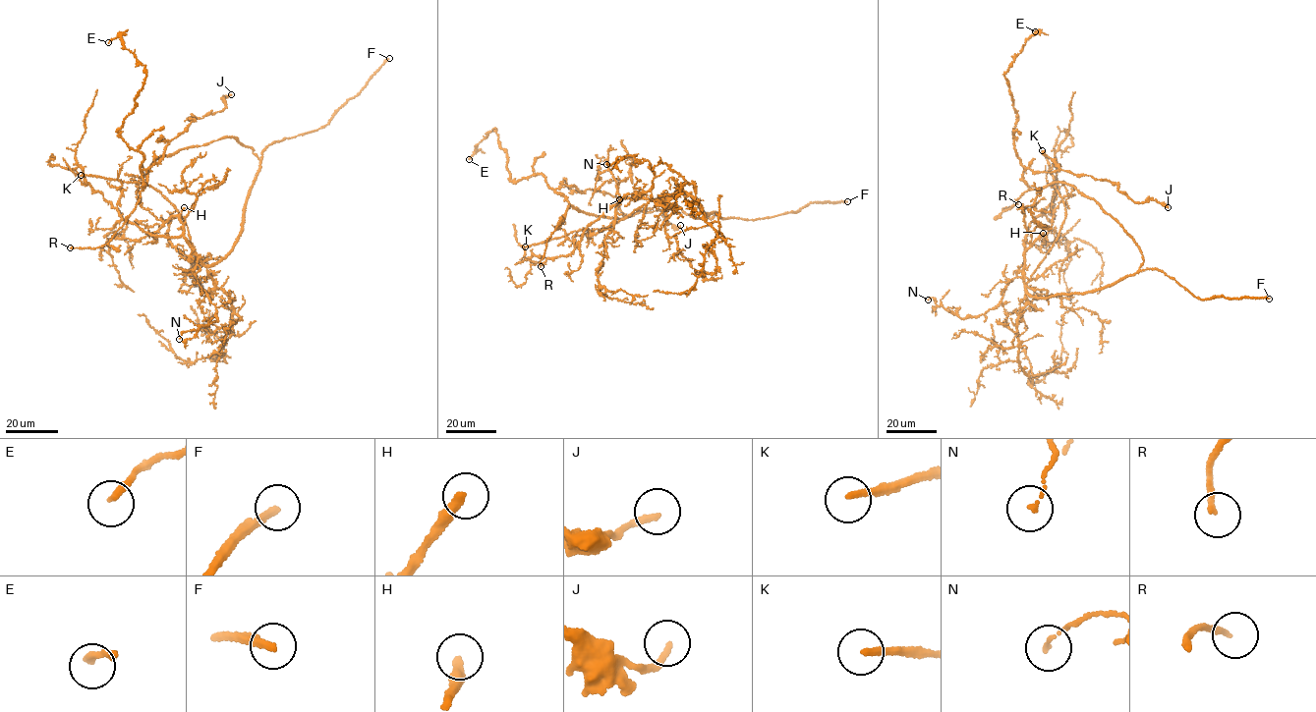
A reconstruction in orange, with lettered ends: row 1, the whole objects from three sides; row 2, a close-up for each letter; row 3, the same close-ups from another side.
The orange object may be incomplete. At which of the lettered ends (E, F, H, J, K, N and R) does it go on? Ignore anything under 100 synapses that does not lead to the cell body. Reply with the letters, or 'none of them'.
F, H, K

